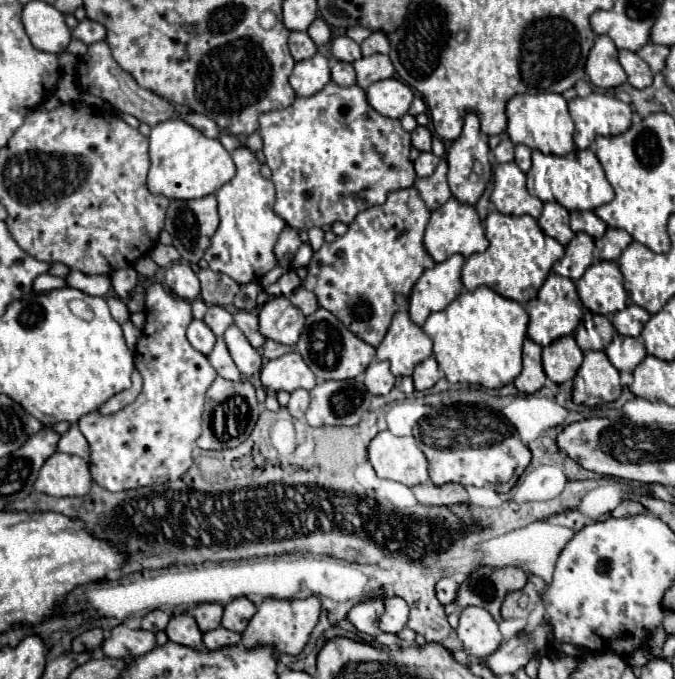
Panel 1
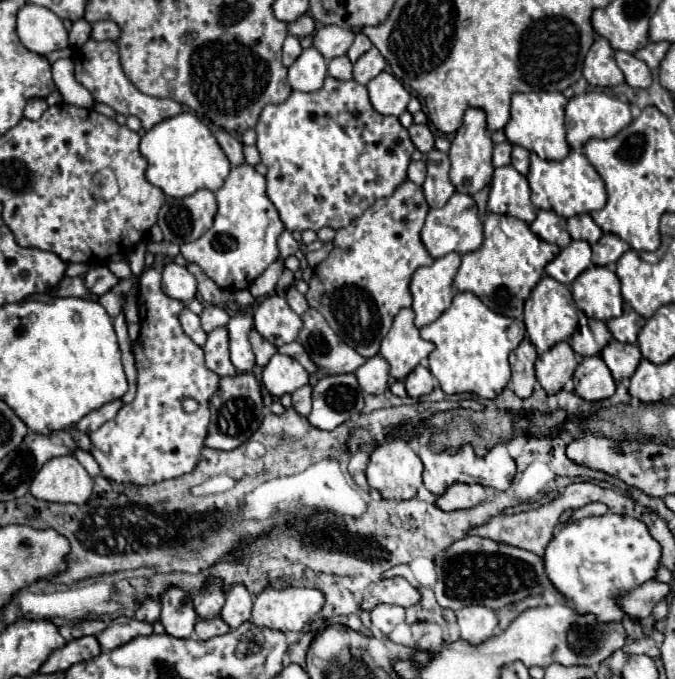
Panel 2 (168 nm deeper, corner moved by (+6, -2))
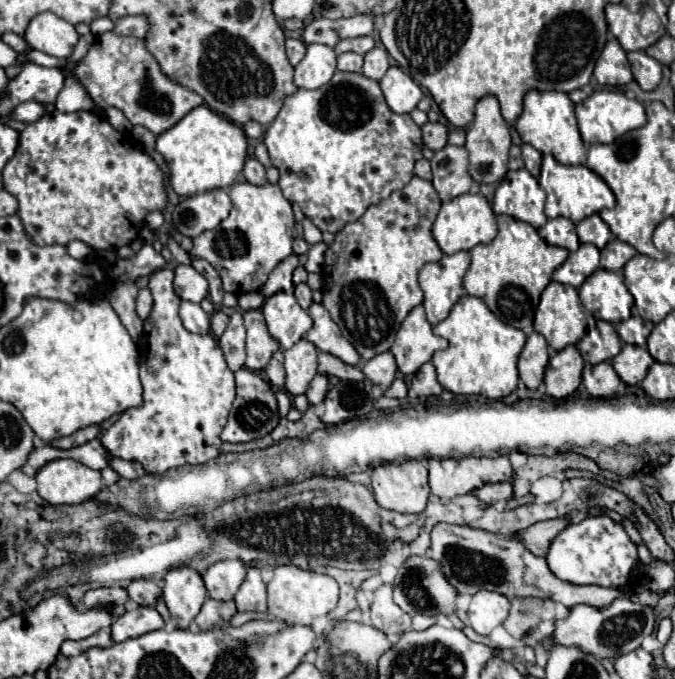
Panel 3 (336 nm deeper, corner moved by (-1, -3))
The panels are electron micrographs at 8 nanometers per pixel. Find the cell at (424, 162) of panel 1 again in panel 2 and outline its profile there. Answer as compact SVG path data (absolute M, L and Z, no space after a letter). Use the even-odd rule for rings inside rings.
M411 161L411 163L409 163L409 173L407 173L407 177L409 177L413 183L421 185L421 183L425 181L425 161Z

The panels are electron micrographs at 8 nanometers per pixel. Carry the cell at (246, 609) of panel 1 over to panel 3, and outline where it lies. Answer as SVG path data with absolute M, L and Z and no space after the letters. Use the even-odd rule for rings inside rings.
M250 568L234 596L238 612L266 612L266 586L258 568Z

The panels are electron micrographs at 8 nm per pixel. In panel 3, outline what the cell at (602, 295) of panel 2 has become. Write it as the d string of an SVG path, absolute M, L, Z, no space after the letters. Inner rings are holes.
M596 270L578 290L580 300L588 312L596 320L606 322L622 322L630 318L630 310L634 304L632 294L624 286L624 276L620 272Z

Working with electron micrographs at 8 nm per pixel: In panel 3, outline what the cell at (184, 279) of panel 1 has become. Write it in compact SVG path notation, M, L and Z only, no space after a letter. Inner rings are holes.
M176 266L174 270L174 290L182 300L188 302L202 302L208 296L208 282L206 278L196 272L192 266Z

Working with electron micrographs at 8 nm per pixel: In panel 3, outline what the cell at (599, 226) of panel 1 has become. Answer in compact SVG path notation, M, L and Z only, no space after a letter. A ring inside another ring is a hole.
M598 214L588 216L582 222L578 222L576 232L578 232L580 242L590 242L590 244L594 244L598 248L604 248L606 242L612 238L610 228L606 226L606 222Z

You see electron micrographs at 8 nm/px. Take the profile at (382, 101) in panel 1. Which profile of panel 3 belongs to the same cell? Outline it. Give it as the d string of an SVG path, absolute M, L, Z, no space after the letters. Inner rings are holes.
M392 66L384 74L384 78L380 80L380 88L384 92L386 104L398 114L412 112L422 98L420 86L408 74L404 74L398 66Z

